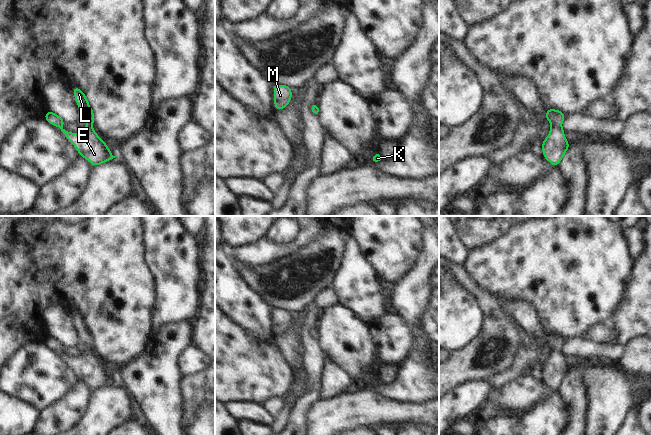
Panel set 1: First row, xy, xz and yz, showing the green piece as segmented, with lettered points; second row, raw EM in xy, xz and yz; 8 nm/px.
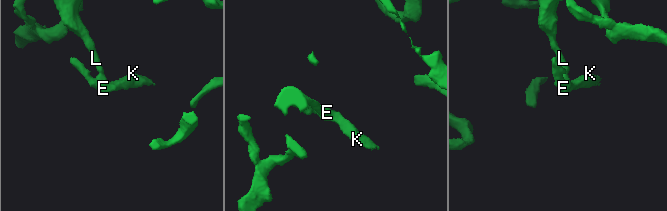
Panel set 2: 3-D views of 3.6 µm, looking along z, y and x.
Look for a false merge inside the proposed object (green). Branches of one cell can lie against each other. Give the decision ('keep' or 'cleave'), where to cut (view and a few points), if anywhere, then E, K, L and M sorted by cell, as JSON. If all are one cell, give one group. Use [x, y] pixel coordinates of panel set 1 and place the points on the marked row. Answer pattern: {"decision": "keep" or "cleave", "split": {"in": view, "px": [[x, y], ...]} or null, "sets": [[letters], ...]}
{"decision": "keep", "split": null, "sets": [["E", "K", "L", "M"]]}

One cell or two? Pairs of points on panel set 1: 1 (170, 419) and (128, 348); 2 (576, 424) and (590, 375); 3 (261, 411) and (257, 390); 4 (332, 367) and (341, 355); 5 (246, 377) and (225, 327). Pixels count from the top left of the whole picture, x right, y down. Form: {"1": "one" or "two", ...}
{"1": "two", "2": "two", "3": "two", "4": "two", "5": "one"}

